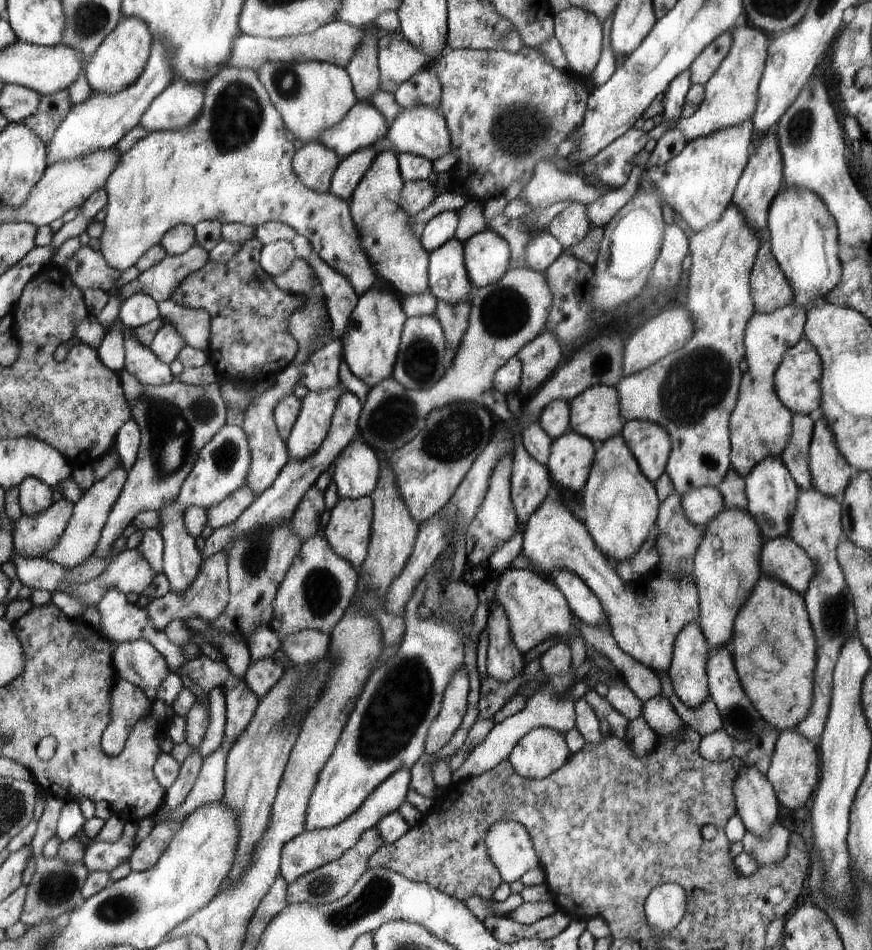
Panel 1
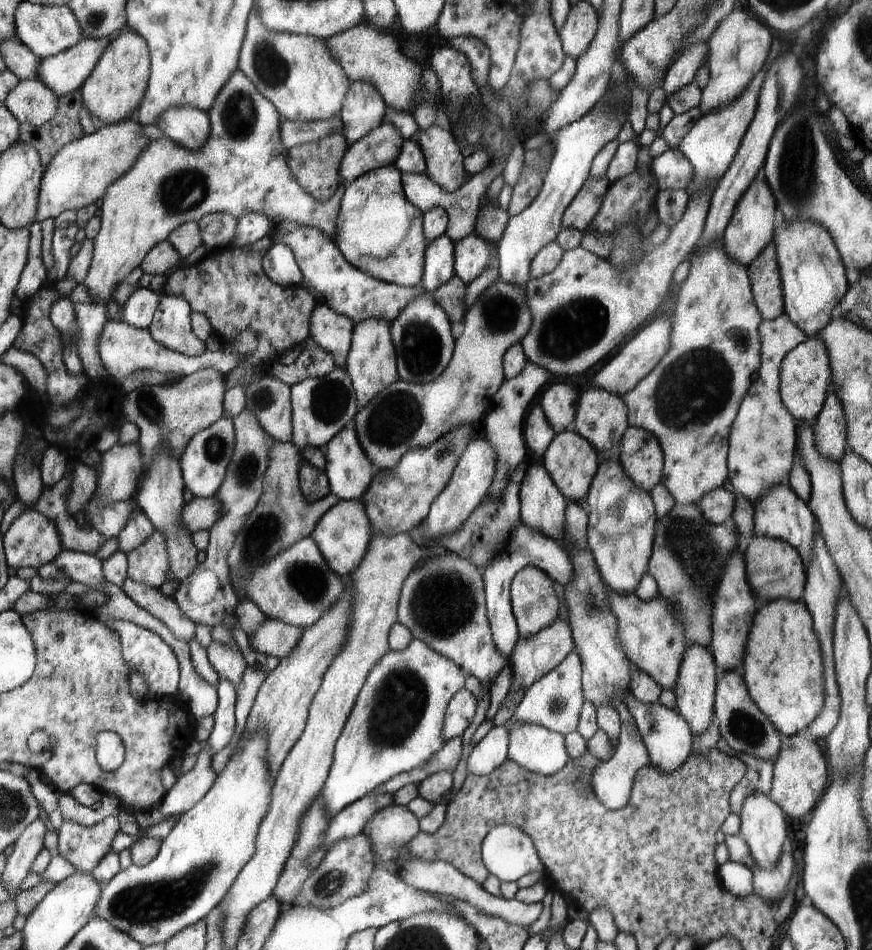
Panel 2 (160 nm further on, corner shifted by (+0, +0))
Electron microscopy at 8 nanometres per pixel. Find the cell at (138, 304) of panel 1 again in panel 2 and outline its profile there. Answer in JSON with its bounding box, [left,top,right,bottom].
[122,286,161,329]

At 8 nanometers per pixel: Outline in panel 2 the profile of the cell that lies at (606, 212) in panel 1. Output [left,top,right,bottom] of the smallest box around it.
[562,175,611,233]

